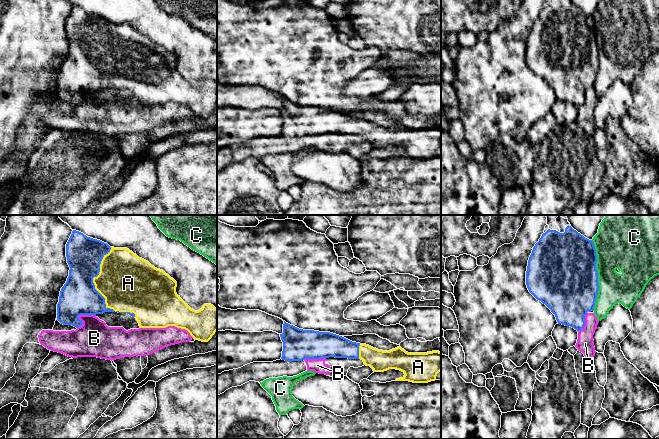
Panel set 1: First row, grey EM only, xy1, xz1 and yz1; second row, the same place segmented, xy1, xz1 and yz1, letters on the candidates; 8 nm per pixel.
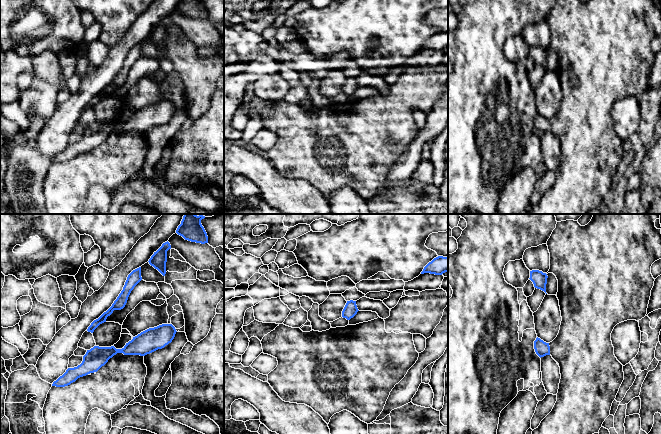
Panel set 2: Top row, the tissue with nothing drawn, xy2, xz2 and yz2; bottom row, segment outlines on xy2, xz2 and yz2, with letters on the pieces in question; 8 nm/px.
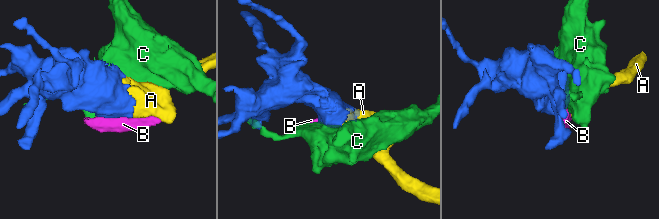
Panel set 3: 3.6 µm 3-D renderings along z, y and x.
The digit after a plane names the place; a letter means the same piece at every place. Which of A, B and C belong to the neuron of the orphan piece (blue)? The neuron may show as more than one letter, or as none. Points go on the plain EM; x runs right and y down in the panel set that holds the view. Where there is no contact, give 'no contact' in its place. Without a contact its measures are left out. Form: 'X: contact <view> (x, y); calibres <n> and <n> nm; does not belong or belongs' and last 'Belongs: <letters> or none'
A: contact xy1 (92, 56); calibres 300 and 420 nm; belongs
B: contact xy1 (80, 90); calibres 300 and 300 nm; does not belong
C: contact yz1 (597, 51); calibres 500 and 300 nm; does not belong
Belongs: A

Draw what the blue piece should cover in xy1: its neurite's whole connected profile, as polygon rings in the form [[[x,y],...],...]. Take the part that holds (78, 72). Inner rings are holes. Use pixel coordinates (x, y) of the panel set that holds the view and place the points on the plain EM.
[[[73,6],[72,10],[66,20],[66,33],[67,39],[70,43],[69,52],[66,59],[62,63],[59,72],[59,78],[57,80],[57,96],[63,101],[72,101],[76,104],[83,101],[83,98],[78,94],[80,91],[94,91],[103,90],[105,88],[118,88],[127,89],[132,93],[135,93],[139,99],[140,104],[166,104],[168,102],[175,102],[177,104],[187,106],[190,111],[195,115],[202,118],[208,118],[217,107],[217,85],[211,80],[204,80],[203,83],[195,87],[191,85],[176,69],[177,58],[166,50],[163,46],[157,45],[152,42],[148,37],[139,34],[136,30],[127,24],[114,24],[110,23],[107,19],[100,16],[87,13],[83,9]]]

